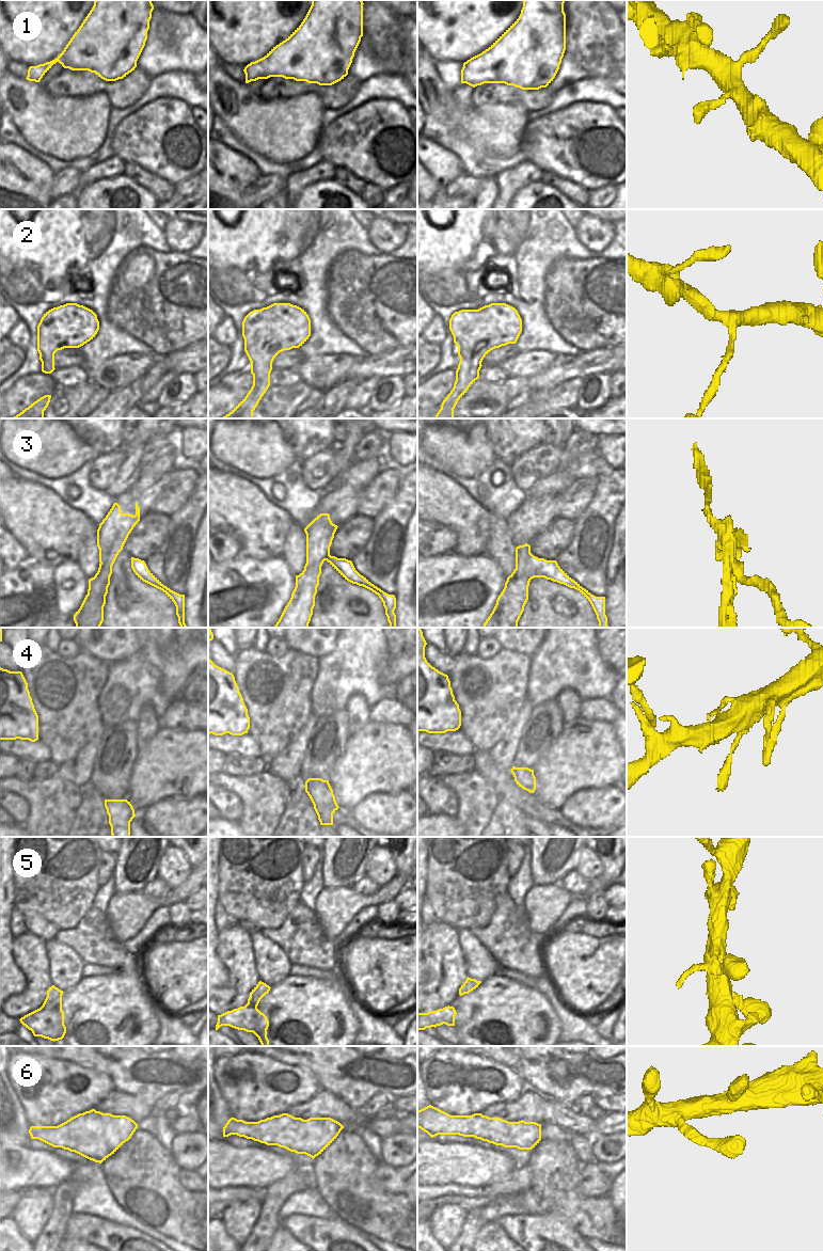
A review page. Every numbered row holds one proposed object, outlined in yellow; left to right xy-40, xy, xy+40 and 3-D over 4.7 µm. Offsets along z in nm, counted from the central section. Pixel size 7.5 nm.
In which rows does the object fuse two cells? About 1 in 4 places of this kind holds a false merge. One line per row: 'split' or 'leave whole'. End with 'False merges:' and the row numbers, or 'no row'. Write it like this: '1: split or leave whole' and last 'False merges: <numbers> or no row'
1: leave whole
2: leave whole
3: split
4: leave whole
5: leave whole
6: leave whole
False merges: 3

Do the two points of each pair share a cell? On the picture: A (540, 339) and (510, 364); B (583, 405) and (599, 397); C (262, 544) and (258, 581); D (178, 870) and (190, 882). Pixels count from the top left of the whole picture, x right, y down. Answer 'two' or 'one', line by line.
A: two
B: one
C: two
D: two

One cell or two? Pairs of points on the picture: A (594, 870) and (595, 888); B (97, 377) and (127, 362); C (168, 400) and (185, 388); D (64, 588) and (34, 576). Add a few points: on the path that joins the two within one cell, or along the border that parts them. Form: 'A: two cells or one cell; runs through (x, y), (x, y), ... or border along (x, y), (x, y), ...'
A: two cells; border along (600, 876), (591, 881)
B: one cell; runs through (104, 369), (106, 367), (120, 367)
C: one cell; runs through (172, 398), (176, 397), (180, 392)
D: one cell; runs through (57, 582), (54, 580), (42, 580)

